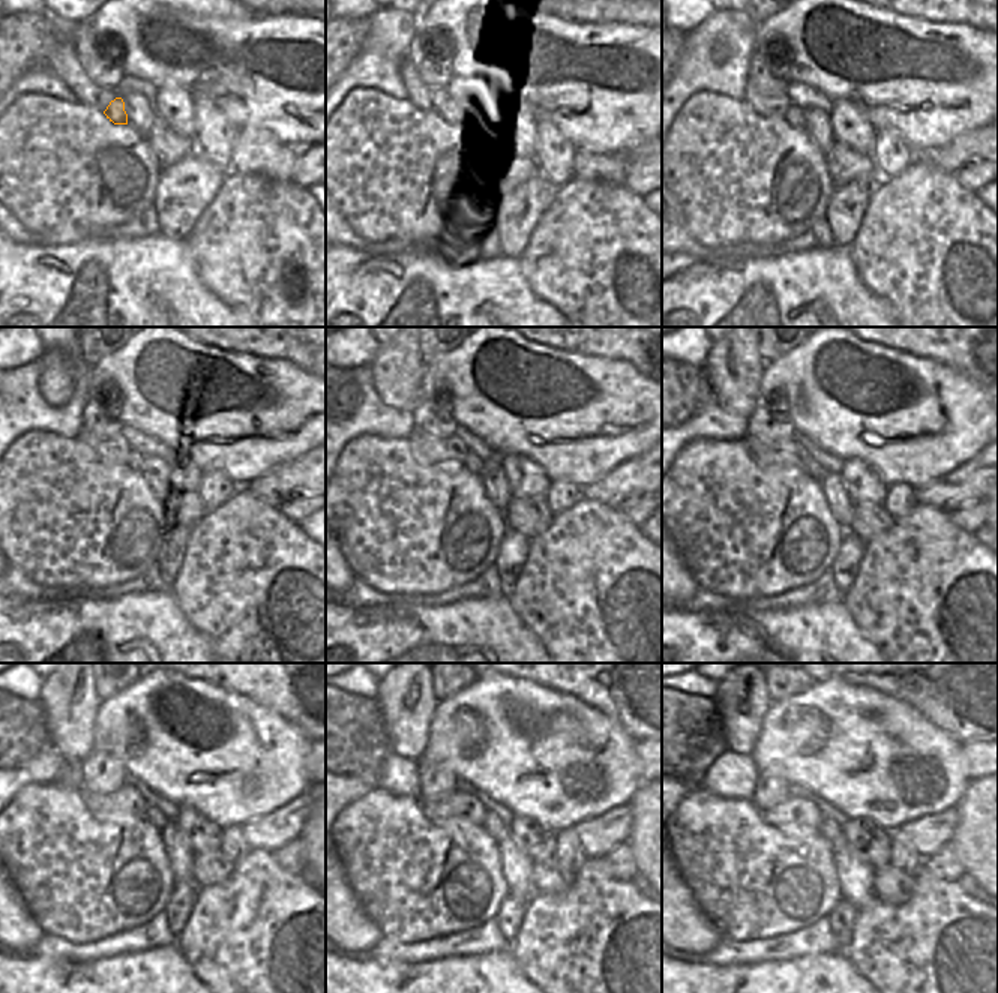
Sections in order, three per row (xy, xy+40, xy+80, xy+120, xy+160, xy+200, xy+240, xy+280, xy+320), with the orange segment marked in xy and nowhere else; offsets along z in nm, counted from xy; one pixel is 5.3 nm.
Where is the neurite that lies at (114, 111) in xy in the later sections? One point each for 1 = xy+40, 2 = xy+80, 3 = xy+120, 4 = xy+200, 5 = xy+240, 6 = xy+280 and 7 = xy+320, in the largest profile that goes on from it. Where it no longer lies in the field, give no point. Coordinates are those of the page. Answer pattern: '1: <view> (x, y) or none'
1: xy+40 (453, 110)
2: xy+80 (796, 117)
3: xy+120 (134, 458)
4: xy+200 (812, 468)
5: xy+240 (153, 816)
6: xy+280 (497, 828)
7: xy+320 (830, 830)

